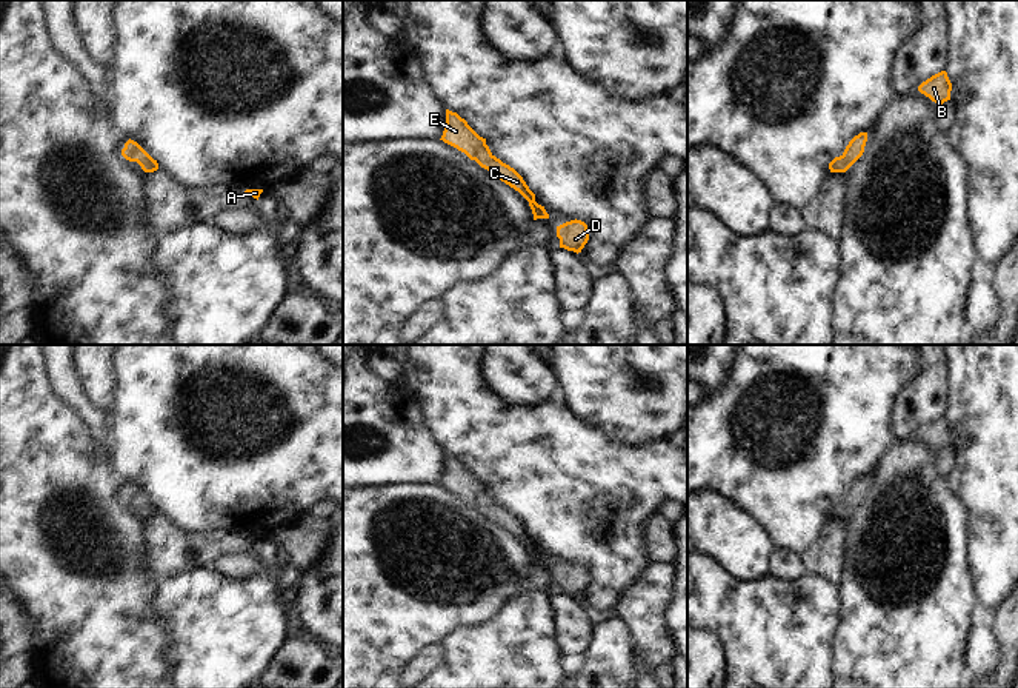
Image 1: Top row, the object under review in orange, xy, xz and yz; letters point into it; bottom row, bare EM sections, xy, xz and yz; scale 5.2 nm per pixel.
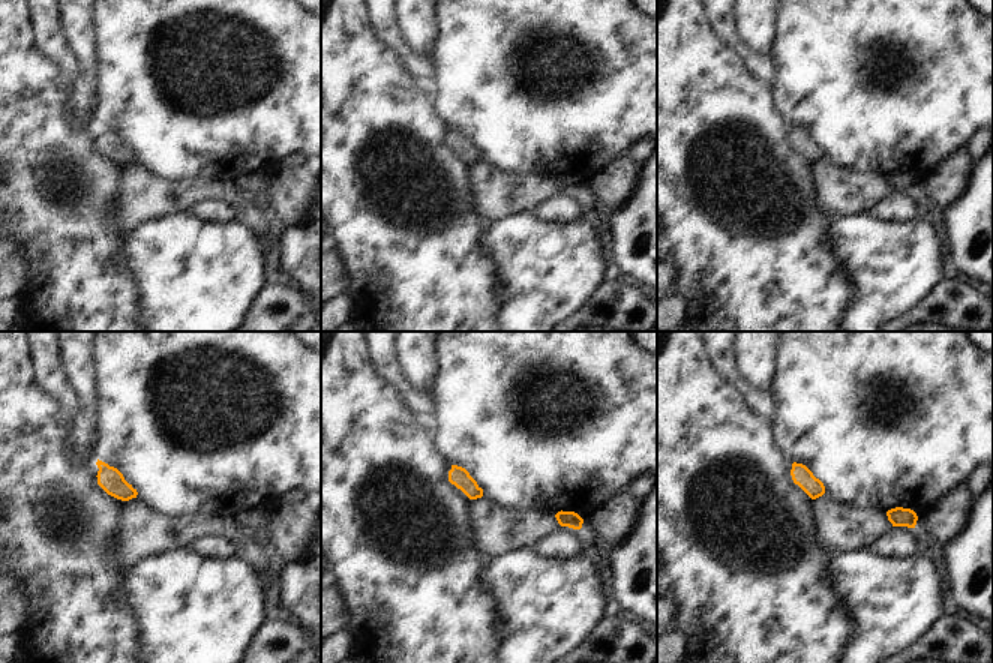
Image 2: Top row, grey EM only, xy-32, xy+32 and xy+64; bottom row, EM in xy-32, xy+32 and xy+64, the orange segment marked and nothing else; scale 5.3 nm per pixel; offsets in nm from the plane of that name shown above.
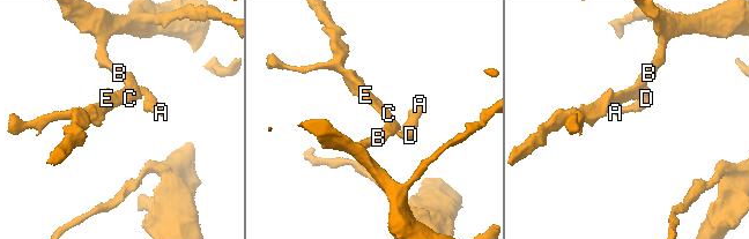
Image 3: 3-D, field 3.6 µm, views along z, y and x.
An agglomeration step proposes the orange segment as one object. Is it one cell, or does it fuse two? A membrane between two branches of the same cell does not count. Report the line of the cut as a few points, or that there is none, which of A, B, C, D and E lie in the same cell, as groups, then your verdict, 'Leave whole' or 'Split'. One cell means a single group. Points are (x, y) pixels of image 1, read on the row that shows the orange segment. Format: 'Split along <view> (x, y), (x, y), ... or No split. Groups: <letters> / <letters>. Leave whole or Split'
No split. Groups: A B C D E. Leave whole.

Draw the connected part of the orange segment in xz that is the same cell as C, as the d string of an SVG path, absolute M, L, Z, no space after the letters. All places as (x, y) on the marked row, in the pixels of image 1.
M446 109L446 128L440 140L464 152L471 160L475 160L481 168L518 191L529 202L534 220L549 219L544 206L535 202L535 194L529 189L523 177L497 159L486 145L486 139L480 137L457 112Z

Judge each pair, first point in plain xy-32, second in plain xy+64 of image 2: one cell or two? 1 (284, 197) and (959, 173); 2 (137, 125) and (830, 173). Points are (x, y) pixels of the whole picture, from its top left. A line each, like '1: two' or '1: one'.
1: one
2: two

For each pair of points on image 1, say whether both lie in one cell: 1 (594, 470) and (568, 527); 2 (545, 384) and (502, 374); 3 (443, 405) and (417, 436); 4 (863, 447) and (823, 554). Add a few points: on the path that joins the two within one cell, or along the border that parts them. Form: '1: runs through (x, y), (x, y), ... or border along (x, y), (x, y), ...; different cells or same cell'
1: runs through (580, 484), (578, 513); same cell
2: runs through (534, 382), (512, 376); same cell
3: border along (411, 390), (426, 416), (426, 422), (448, 453); different cells
4: border along (829, 516), (821, 534), (809, 548); different cells

